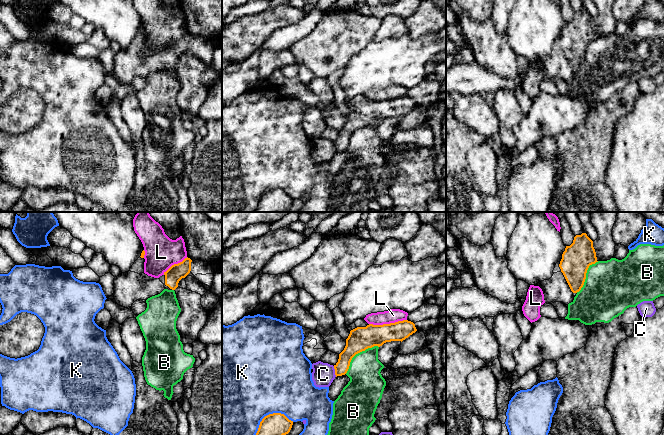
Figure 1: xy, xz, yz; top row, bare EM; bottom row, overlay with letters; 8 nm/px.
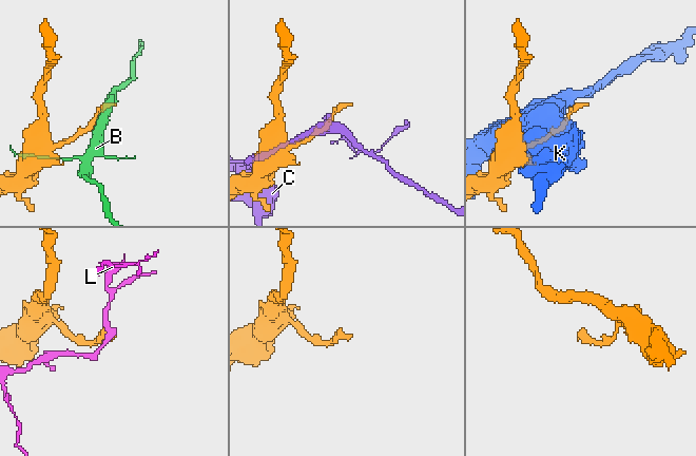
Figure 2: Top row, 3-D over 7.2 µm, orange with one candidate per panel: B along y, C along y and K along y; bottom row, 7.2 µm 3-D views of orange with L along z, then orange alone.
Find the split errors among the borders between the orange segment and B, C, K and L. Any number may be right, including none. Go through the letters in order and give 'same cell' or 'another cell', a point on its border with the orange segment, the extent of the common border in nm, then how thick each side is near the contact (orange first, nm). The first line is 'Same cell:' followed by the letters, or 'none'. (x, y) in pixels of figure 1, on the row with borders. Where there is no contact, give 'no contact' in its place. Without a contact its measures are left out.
Same cell: none
B: another cell; meets orange in xz at (357, 353); contact 340 nm long; 190 nm thick on the orange side, 280 nm on the other
C: another cell; meets orange in xz at (335, 371); contact 90 nm long; 130 nm thick on the orange side, 180 nm on the other
K: another cell; meets orange in xz at (270, 414); contact 320 nm long; 180 nm thick on the orange side, 500 nm on the other
L: another cell; meets orange in xz at (387, 324); contact 300 nm long; 190 nm thick on the orange side, 110 nm on the other

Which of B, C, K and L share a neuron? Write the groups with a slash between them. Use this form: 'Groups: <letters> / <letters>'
Groups: B / C / K / L

